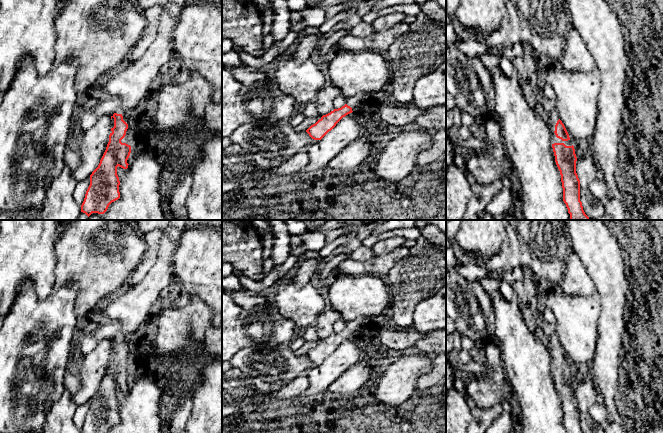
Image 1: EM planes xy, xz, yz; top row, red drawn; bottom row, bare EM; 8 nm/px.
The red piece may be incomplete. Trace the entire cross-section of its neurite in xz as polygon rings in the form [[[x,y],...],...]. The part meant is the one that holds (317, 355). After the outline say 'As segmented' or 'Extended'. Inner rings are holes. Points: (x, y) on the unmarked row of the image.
[[[358,317],[346,325],[341,332],[334,333],[330,337],[323,339],[315,348],[311,349],[306,356],[314,364],[321,364],[336,348],[346,339],[352,337],[353,333],[359,335],[366,333],[371,325],[371,319],[367,317]]]. Extended

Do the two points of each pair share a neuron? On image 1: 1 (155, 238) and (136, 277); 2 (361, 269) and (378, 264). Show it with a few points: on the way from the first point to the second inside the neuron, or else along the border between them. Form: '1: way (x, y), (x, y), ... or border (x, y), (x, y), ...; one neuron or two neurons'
1: way (152, 248), (150, 256), (143, 267); one neuron
2: way (365, 268), (374, 266); one neuron

